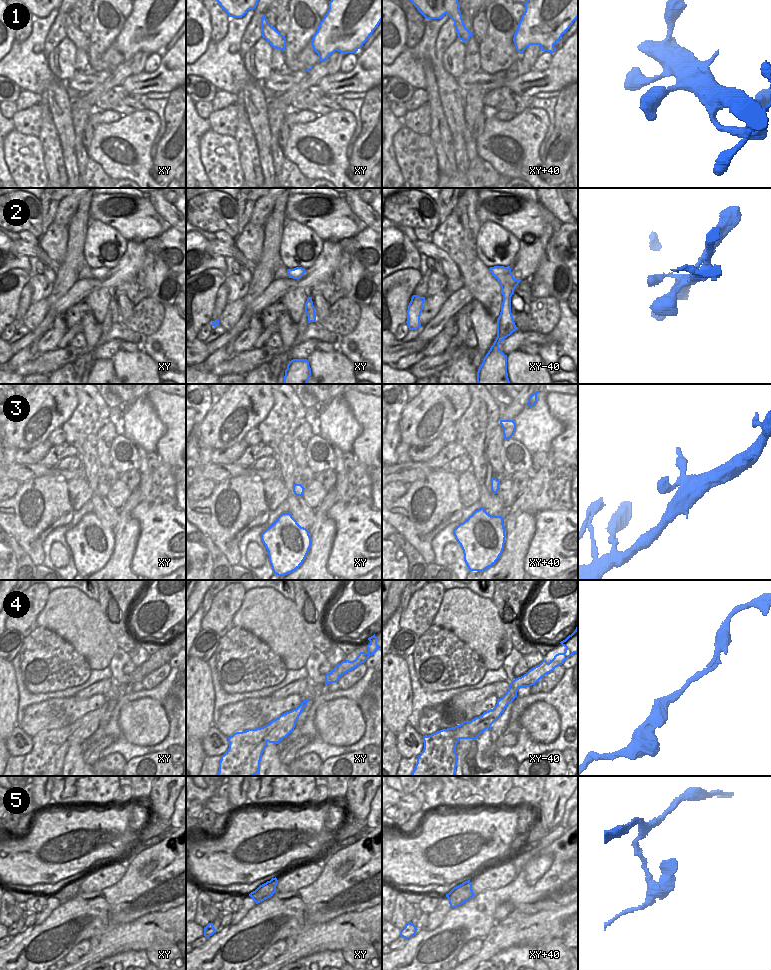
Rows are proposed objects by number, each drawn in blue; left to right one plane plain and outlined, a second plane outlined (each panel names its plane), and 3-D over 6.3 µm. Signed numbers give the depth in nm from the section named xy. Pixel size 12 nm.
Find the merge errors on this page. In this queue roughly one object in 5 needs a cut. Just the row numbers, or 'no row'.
no row

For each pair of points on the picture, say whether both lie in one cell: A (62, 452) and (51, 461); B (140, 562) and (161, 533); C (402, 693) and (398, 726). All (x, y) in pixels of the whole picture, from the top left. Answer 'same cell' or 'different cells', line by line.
A: same cell
B: same cell
C: same cell

